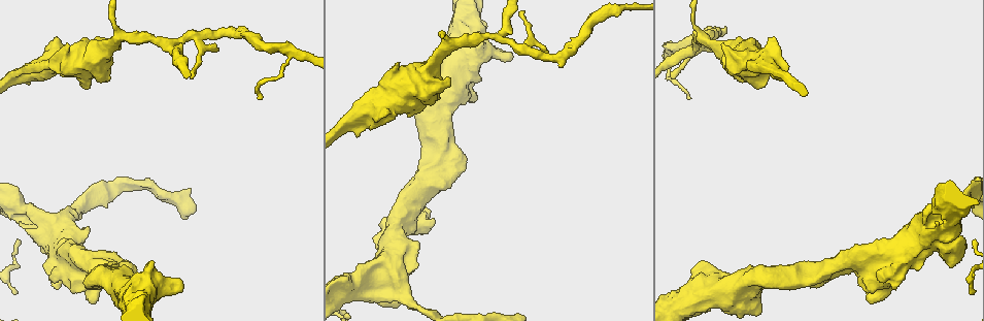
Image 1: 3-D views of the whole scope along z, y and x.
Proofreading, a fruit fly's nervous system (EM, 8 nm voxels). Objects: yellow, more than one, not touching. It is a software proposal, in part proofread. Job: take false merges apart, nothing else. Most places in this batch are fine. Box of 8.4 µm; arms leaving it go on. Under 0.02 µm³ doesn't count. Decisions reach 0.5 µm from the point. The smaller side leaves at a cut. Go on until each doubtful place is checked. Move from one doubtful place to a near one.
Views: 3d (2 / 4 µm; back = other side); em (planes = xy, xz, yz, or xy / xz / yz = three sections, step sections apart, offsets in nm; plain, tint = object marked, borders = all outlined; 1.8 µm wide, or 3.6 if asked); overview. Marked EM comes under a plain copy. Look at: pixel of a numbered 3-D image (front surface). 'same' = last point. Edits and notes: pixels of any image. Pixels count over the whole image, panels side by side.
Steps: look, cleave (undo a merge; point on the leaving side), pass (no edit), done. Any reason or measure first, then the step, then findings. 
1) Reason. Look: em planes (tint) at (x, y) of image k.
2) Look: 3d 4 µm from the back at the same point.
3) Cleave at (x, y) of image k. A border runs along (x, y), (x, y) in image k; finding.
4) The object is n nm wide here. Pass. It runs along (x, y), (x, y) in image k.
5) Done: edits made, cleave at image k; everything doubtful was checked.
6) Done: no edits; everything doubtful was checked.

Sharp bend. Look: em 3.6 µm xz step 8 (tint) at (941, 241) of image 1.

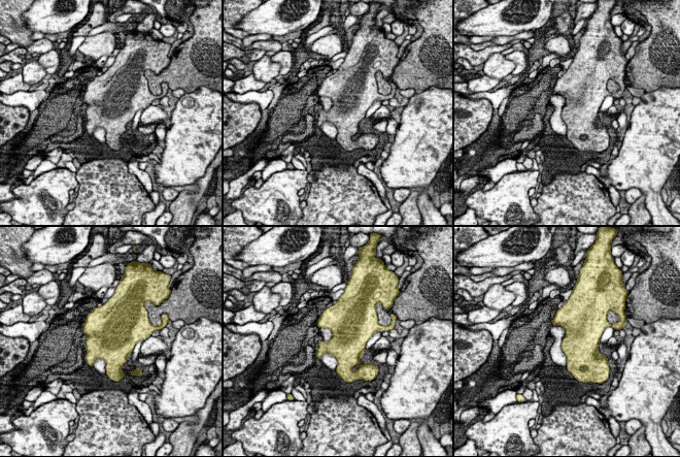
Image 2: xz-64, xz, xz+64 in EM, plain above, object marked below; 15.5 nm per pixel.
Look: em 3.6 µm planes (tint) at the same point.

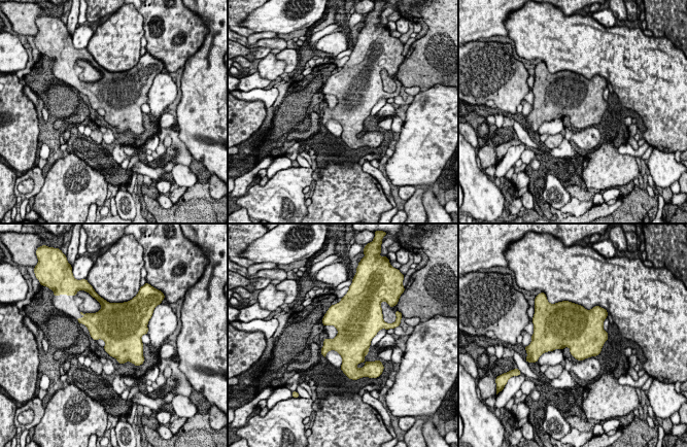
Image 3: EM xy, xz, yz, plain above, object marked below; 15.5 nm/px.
The object is 550 nm wide here. Pass. Continuous, no second neuron.

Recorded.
Sudden change in width. Look: 3d 4 µm at (422, 214) of image 1.

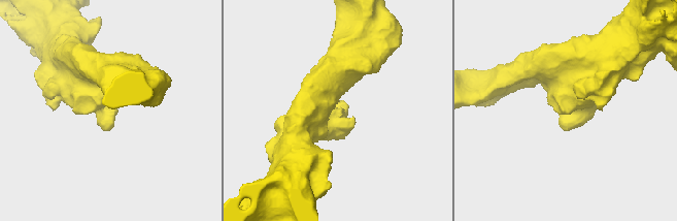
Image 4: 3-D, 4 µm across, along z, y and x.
Look: em 3.6 µm planes (tint) at (336, 115) of image 4.

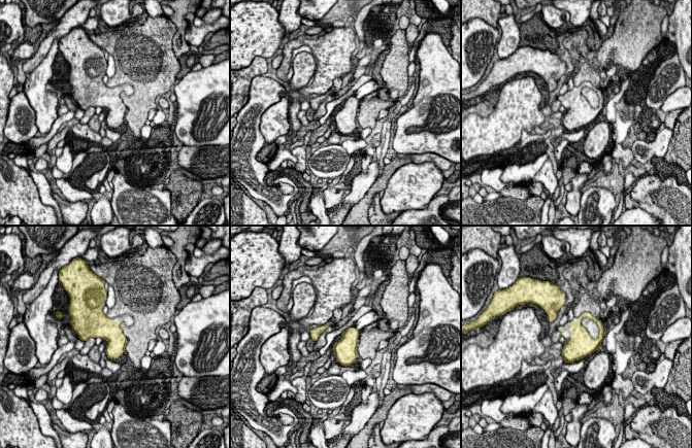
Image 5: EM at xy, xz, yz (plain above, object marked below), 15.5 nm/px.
Pass. Continuous, no second neuron.

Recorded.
Abrupt turn. Look: 3d 2 µm at (20, 217) of image 1.

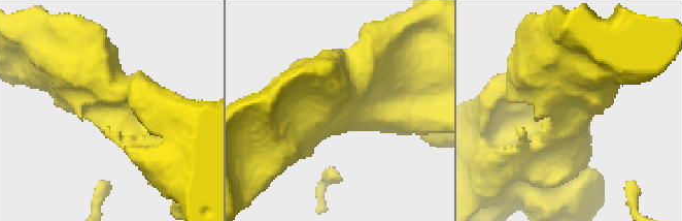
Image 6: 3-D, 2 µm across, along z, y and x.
Look: em planes (tint) at (344, 110) of image 6.

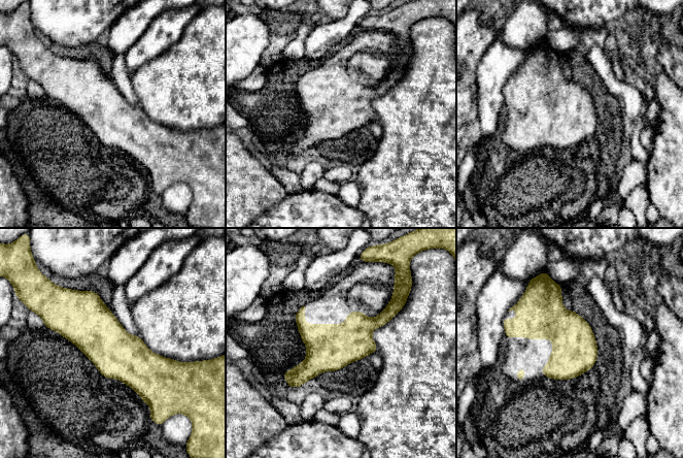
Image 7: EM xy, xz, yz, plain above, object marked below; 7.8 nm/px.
The object is 360 nm wide here. Pass. It runs along (394, 312), (288, 375) in image 7; continuous, no second neuron.

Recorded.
Two arms at a narrow angle. Look: 3d 4 µm at (898, 260) of image 1.

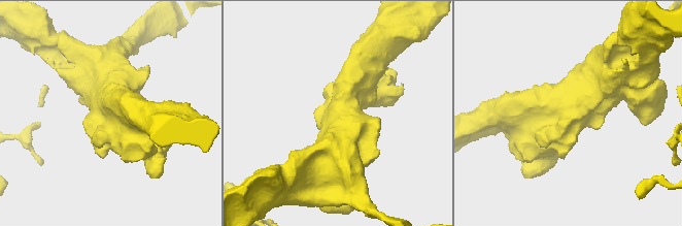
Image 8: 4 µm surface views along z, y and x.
Look: em 3.6 µm yz step 8 (tint) at (568, 115) of image 8.

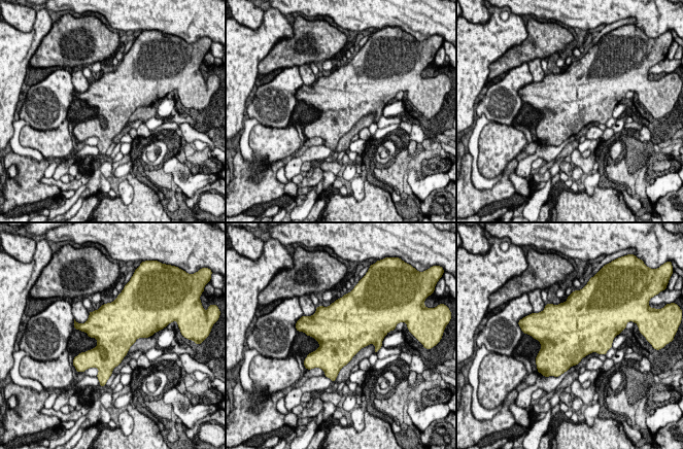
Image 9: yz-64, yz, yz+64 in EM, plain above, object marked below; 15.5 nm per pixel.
Another direction. Look: em 3.6 µm planes (tint) at the same point.

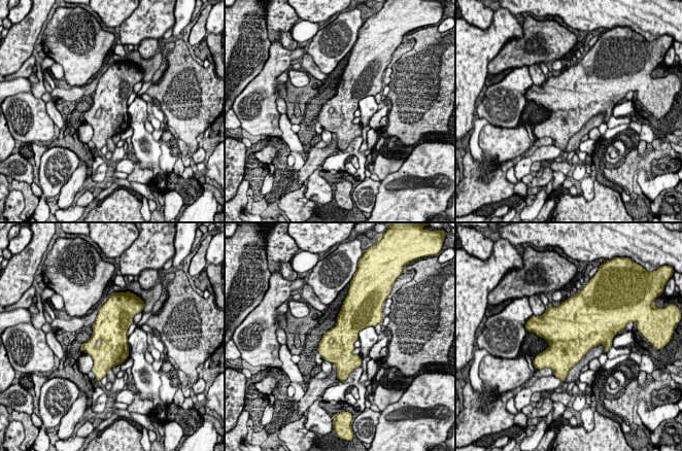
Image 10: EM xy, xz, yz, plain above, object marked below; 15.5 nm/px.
The object is 550 nm wide here. Pass. Continuous, no second neuron.

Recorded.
Calibre changes. Look: em 3.6 µm planes (tint) at (463, 73) of image 1.

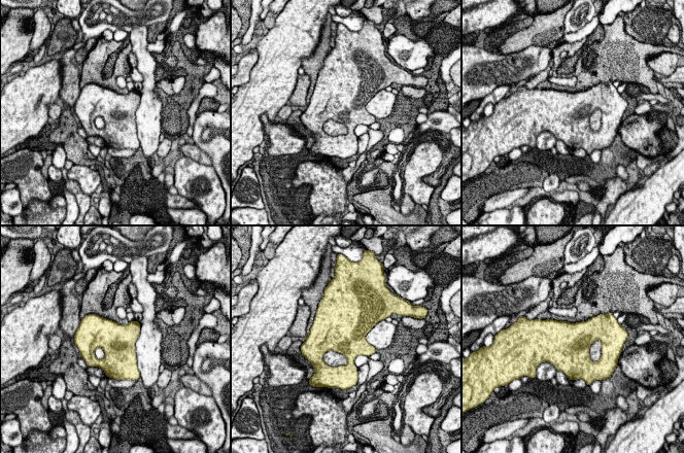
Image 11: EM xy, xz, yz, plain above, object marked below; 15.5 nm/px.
Pass. Continuous, no second neuron.

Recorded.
Done: no edits; everything doubtful was checked.

